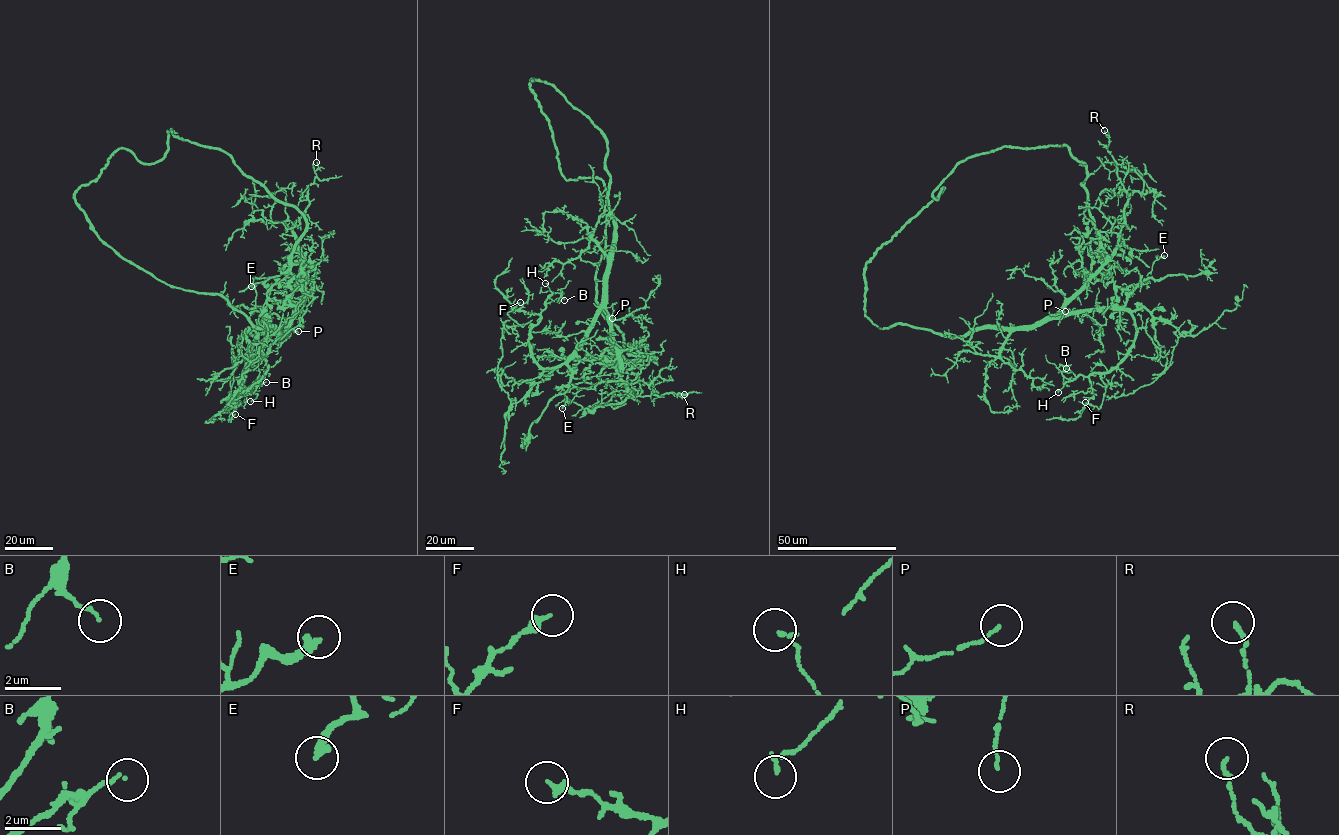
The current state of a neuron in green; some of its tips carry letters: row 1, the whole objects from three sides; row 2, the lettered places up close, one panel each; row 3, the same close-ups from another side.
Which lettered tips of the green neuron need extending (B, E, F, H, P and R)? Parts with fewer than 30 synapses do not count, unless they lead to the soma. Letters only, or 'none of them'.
none of them

